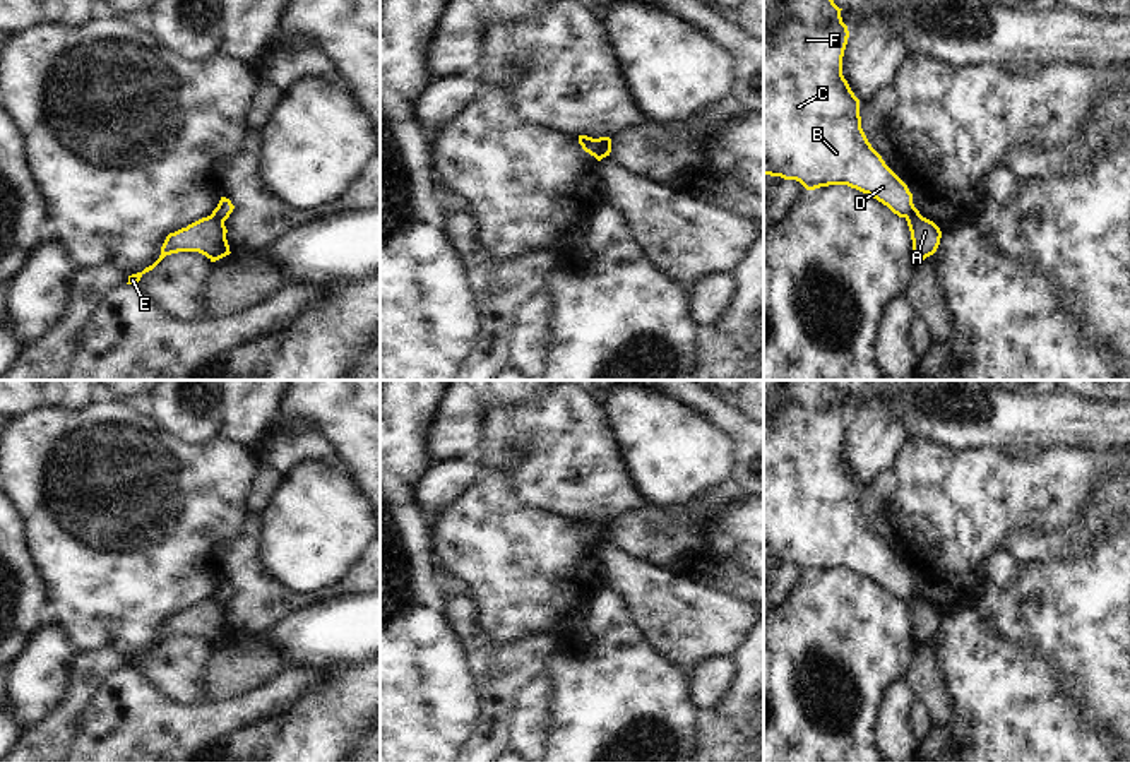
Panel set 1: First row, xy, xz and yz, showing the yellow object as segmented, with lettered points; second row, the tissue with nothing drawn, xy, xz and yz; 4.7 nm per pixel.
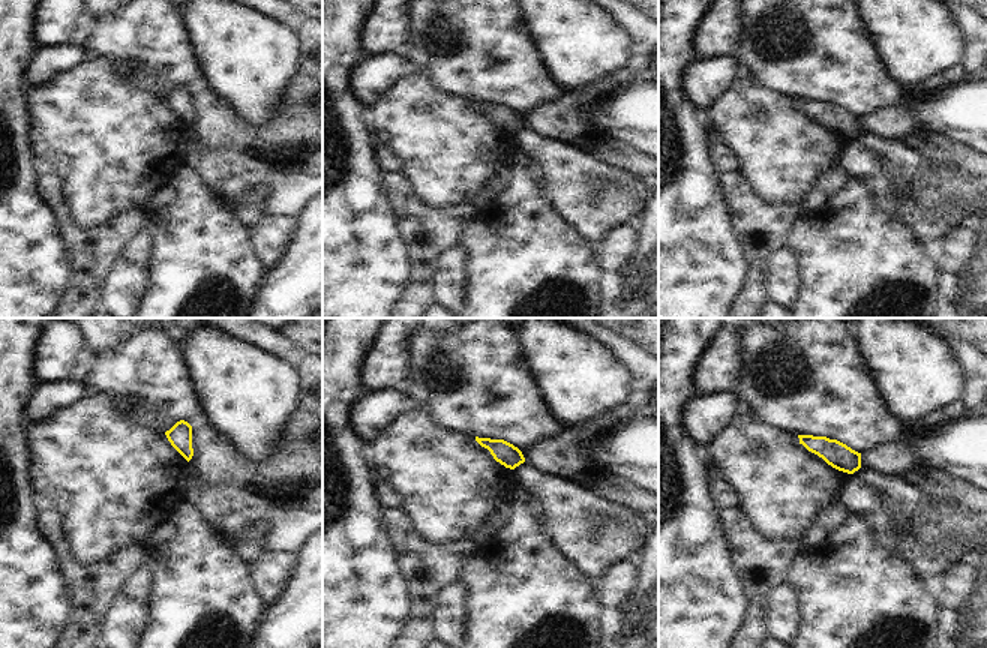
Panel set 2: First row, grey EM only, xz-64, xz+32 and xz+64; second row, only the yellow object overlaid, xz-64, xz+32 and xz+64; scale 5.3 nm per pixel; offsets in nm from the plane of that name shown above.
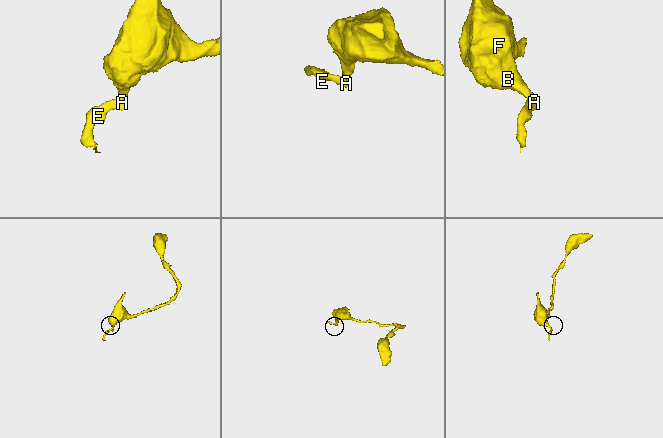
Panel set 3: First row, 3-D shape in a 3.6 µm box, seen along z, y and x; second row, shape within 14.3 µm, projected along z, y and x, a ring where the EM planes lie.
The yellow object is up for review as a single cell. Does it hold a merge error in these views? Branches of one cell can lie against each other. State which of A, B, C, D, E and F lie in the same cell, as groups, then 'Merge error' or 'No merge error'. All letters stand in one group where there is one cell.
Groups: A E / B C D F. Merge error

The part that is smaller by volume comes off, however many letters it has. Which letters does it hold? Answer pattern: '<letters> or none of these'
A, E

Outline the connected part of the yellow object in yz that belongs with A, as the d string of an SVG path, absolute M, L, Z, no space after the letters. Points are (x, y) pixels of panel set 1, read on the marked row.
M907 216L906 221L913 240L913 260L923 262L937 252L942 231L933 221L923 216Z

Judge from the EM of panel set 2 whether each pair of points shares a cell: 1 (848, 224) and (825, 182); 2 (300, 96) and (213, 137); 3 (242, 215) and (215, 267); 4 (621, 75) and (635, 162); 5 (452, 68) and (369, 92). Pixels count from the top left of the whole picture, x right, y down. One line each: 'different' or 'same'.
1: different
2: same
3: different
4: different
5: different

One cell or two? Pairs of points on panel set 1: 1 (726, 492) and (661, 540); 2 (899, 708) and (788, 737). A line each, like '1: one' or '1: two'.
1: one
2: two

